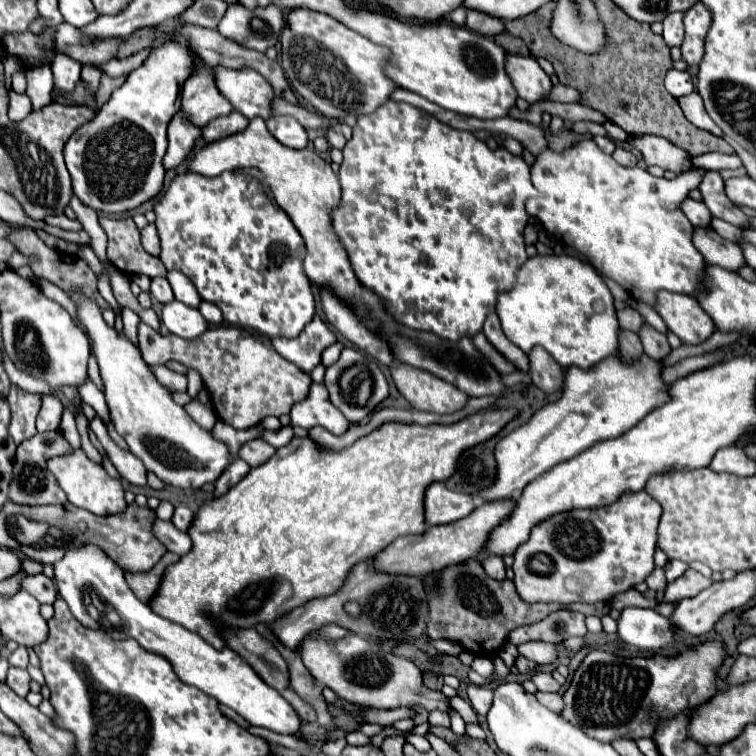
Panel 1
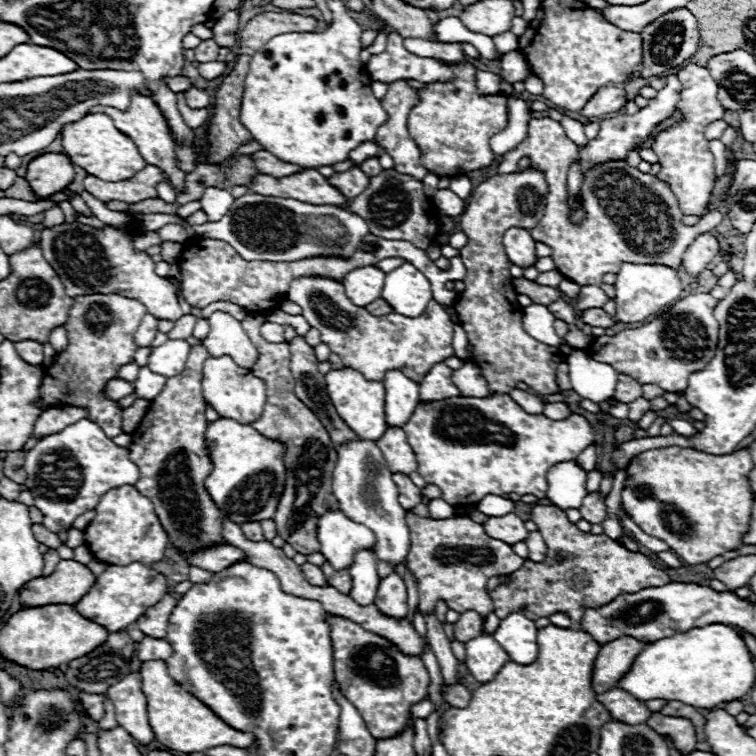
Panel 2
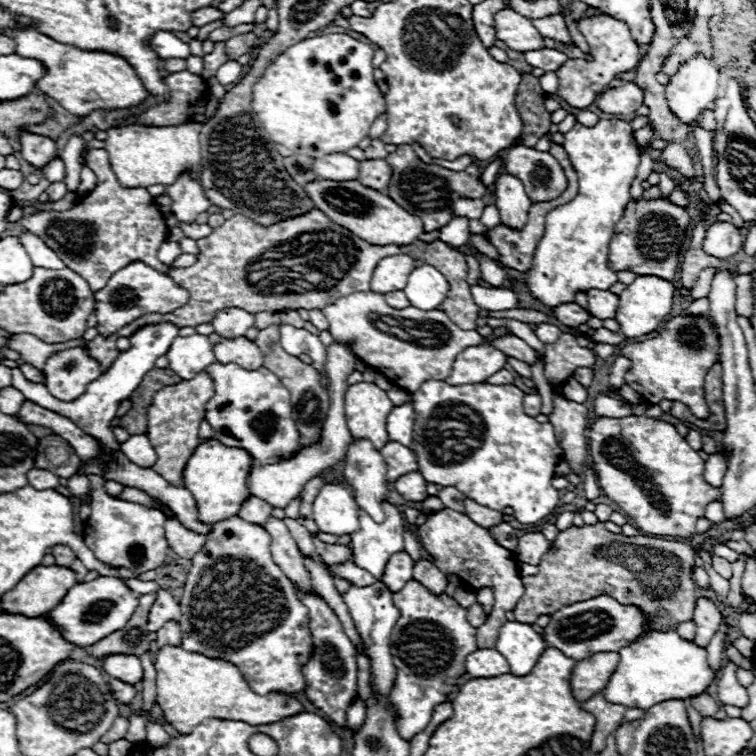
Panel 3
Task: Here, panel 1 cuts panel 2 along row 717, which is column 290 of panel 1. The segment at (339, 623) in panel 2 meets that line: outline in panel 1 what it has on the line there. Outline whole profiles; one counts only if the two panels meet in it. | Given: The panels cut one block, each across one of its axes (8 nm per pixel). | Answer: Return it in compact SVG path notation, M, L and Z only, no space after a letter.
M140 322L138 348L144 362L150 366L178 360L188 368L196 368L202 374L208 392L212 394L218 418L222 418L236 430L252 428L270 414L290 414L290 408L308 396L308 388L312 384L310 374L300 372L296 364L284 360L272 348L272 340L268 336L260 336L236 326L216 326L206 330L196 340L184 340L172 334L156 334L148 324Z

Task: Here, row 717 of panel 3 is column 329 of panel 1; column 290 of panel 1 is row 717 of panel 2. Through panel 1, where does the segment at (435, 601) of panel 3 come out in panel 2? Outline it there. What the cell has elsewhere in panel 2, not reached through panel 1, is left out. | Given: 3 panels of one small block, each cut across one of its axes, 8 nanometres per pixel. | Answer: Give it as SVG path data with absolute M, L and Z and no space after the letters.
M424 699L410 708L410 714L414 720L427 718L432 712L434 712L434 705L428 699Z

